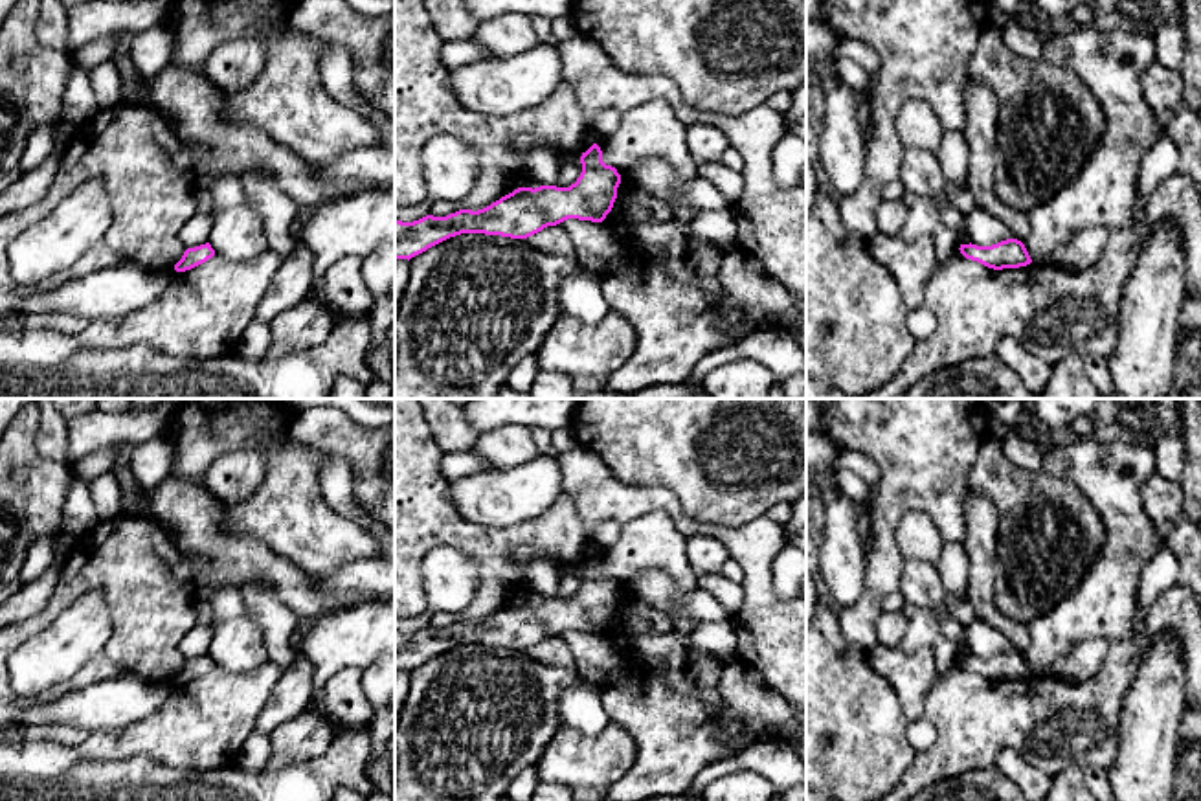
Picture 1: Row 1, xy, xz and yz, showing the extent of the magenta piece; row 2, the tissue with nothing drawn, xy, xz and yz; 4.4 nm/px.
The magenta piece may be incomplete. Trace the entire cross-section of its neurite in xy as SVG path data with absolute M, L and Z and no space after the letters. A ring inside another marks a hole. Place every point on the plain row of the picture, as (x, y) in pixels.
M209 654L195 658L195 660L187 660L184 663L182 671L174 676L174 682L176 683L191 682L191 680L206 674L213 667L215 667L215 661L211 660Z

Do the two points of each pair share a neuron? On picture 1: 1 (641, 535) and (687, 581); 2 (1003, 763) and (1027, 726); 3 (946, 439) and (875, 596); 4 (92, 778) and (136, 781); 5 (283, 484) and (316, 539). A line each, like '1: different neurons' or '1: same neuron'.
1: same neuron
2: different neurons
3: same neuron
4: same neuron
5: same neuron

